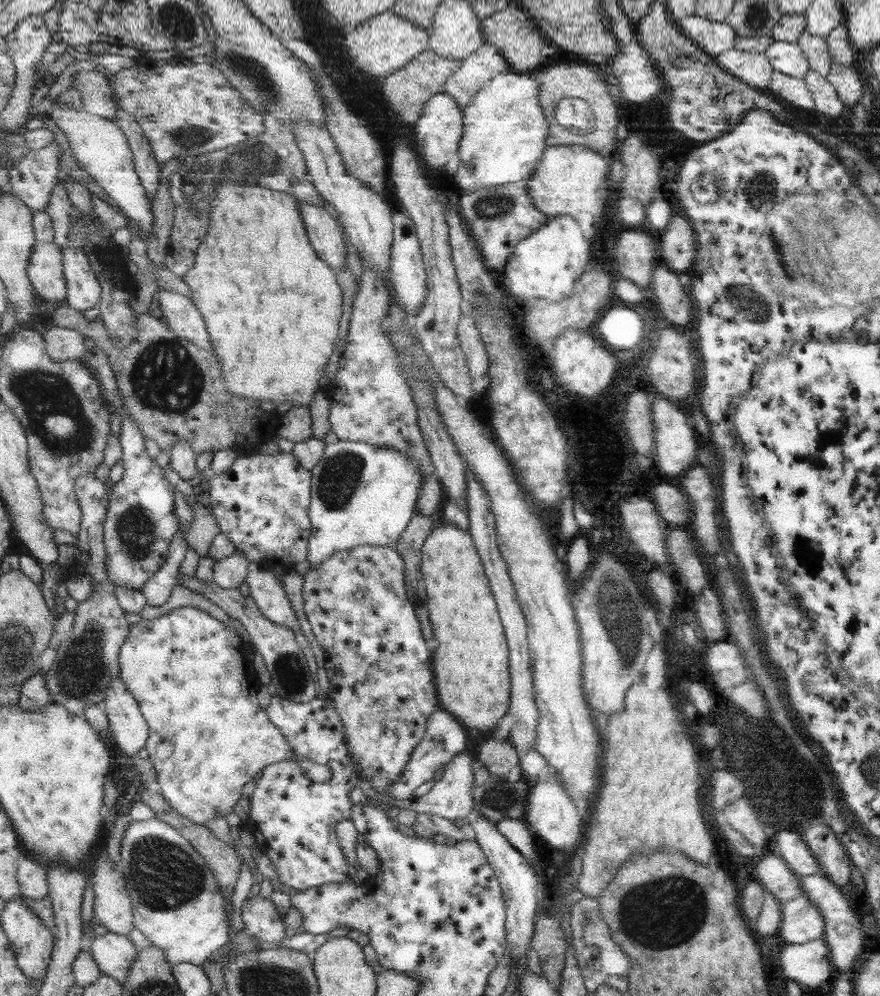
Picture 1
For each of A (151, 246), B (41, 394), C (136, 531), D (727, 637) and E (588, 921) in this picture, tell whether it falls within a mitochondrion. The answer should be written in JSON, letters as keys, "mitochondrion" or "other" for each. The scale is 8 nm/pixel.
{"A":"other","B":"mitochondrion","C":"mitochondrion","D":"other","E":"mitochondrion"}

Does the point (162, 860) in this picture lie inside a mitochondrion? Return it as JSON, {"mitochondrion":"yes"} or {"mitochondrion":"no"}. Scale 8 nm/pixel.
{"mitochondrion":"yes"}

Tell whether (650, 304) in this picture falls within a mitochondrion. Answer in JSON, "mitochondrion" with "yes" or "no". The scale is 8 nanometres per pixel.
{"mitochondrion":"no"}

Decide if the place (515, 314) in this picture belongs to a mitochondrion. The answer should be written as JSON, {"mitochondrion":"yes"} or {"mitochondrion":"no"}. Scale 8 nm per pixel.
{"mitochondrion":"no"}

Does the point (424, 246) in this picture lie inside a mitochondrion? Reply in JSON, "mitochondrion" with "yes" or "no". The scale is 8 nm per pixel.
{"mitochondrion":"no"}

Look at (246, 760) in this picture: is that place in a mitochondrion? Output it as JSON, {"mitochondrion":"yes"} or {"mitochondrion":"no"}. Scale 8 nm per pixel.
{"mitochondrion":"no"}

